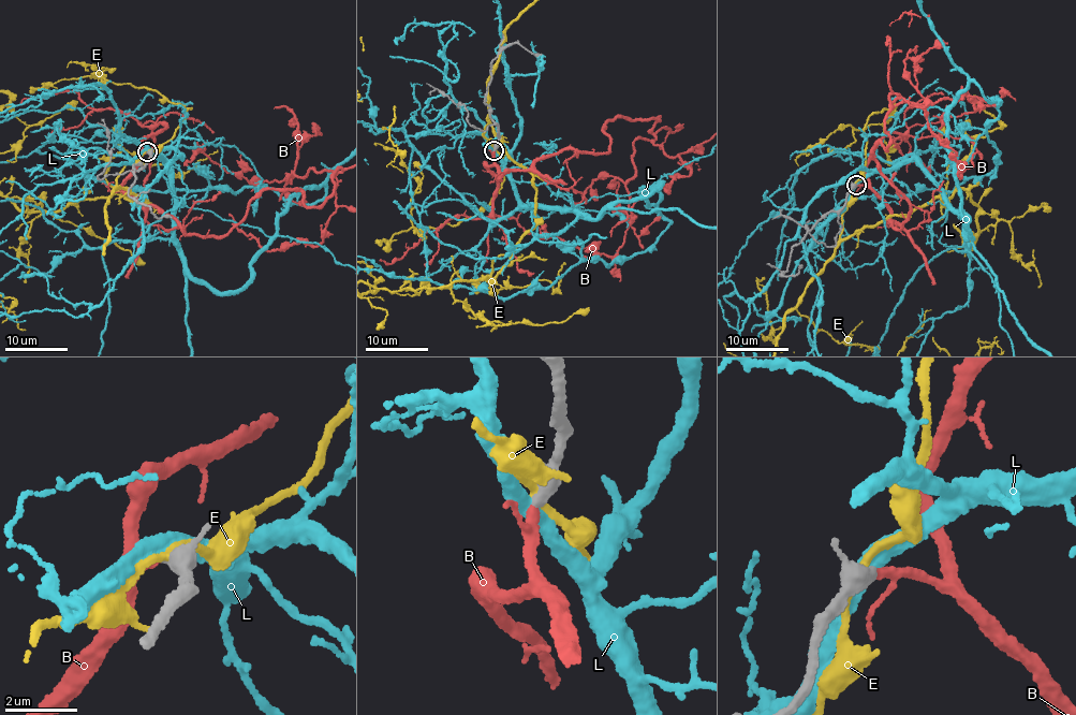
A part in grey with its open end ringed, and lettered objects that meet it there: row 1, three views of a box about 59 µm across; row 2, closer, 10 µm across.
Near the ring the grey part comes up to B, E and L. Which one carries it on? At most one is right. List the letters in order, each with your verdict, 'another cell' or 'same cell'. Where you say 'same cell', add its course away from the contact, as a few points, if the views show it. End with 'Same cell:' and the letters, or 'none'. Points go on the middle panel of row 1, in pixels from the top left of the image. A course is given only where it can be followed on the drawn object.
B: same cell | via (494, 150), (499, 178), (660, 117), (634, 142), (618, 252), (542, 229)
E: another cell
L: another cell
Same cell: B

